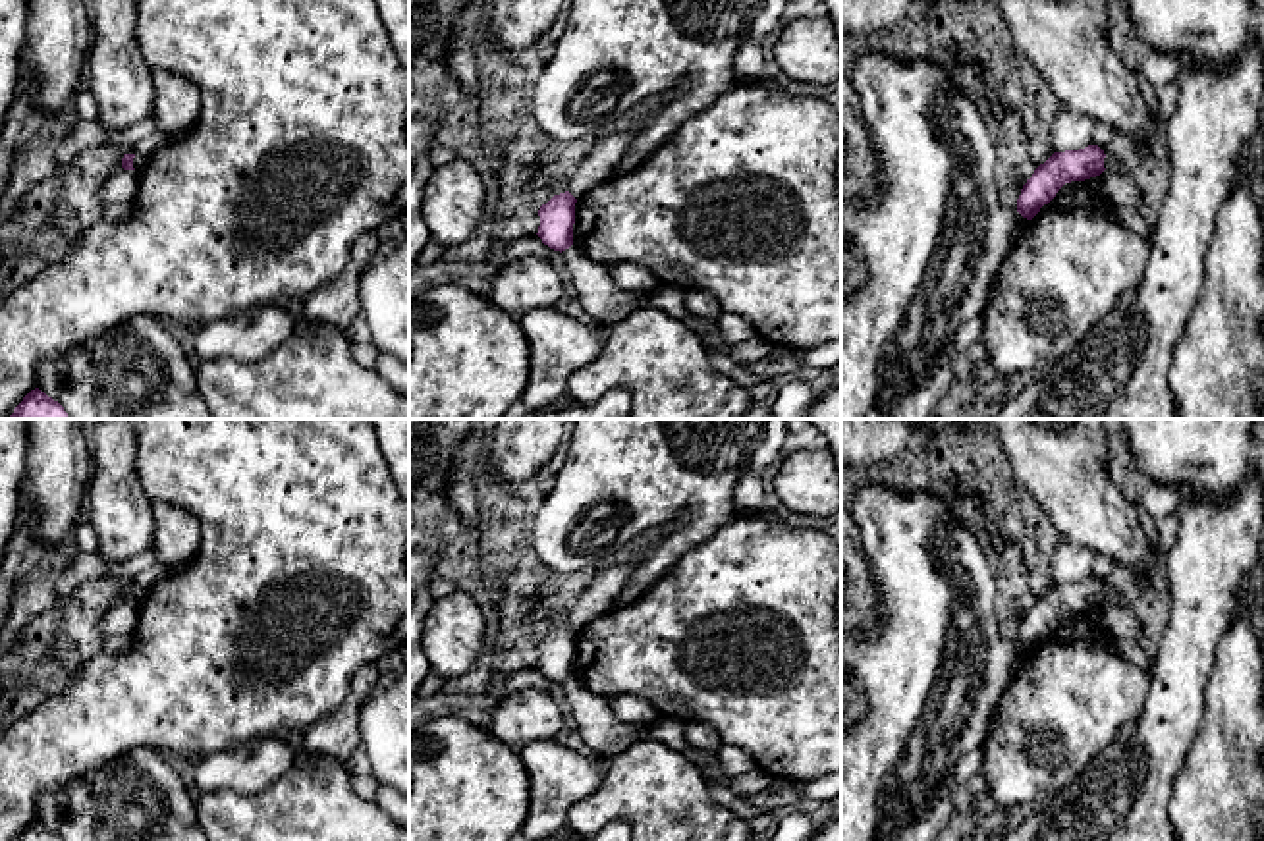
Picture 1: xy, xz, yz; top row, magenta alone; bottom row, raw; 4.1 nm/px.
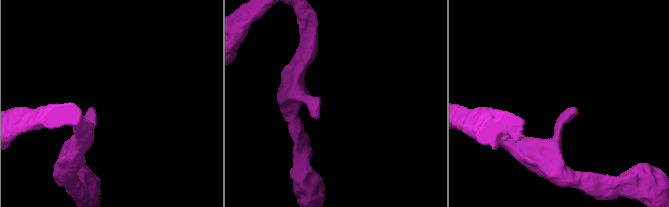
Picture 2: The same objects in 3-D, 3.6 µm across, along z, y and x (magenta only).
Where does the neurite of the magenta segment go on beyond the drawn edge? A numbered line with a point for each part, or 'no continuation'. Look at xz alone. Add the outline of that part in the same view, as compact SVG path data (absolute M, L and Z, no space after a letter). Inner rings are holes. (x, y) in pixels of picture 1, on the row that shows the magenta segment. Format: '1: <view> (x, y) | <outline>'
no continuation

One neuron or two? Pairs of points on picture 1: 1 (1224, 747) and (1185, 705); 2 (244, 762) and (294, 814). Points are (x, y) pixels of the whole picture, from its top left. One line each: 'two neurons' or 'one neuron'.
1: two neurons
2: two neurons

